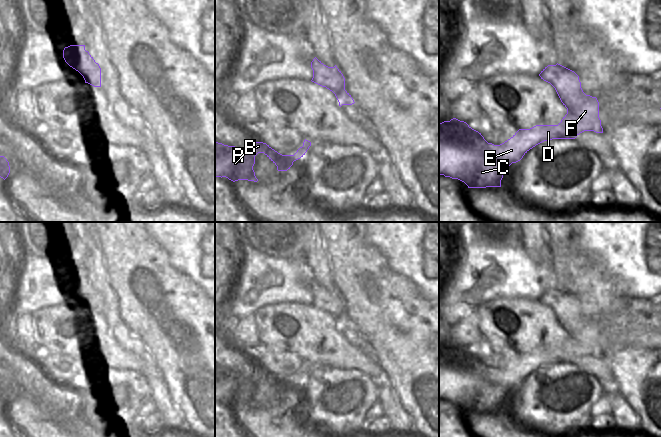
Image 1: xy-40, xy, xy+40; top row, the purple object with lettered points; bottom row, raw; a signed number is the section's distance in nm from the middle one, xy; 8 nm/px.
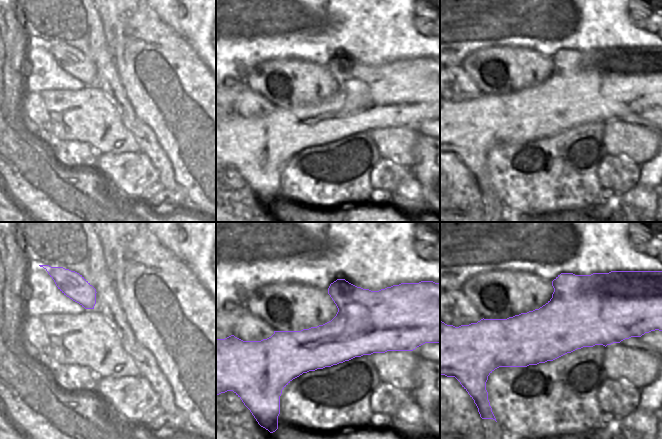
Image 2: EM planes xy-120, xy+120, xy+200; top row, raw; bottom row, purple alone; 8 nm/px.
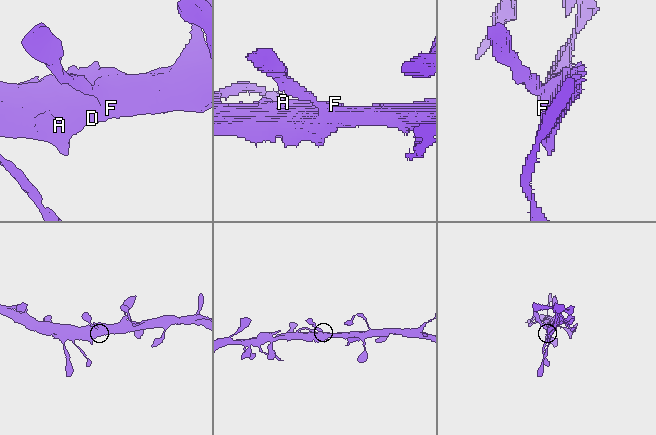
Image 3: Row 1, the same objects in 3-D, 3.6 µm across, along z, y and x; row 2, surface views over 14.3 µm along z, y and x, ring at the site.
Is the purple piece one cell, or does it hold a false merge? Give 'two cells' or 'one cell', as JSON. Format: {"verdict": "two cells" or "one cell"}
{"verdict": "one cell"}

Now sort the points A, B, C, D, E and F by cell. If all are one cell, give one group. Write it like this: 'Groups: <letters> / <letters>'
Groups: A B C D E F

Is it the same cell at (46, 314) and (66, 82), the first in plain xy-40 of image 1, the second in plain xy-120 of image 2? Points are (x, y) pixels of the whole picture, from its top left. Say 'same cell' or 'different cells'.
different cells

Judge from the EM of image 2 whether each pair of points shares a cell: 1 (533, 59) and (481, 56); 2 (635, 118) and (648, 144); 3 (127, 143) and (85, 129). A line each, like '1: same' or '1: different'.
1: same
2: different
3: same

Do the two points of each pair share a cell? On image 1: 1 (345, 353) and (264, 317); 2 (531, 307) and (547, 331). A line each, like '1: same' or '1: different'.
1: same
2: same

